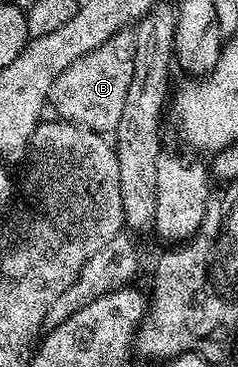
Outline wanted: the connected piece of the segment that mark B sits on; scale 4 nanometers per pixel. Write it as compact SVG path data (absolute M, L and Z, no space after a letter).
M131 28L115 33L106 43L102 43L94 51L79 57L70 63L48 92L48 105L56 108L55 116L74 125L83 125L85 129L92 129L95 133L111 134L118 127L118 119L122 116L122 106L126 104L126 91L130 87L130 75L134 75L134 33Z

